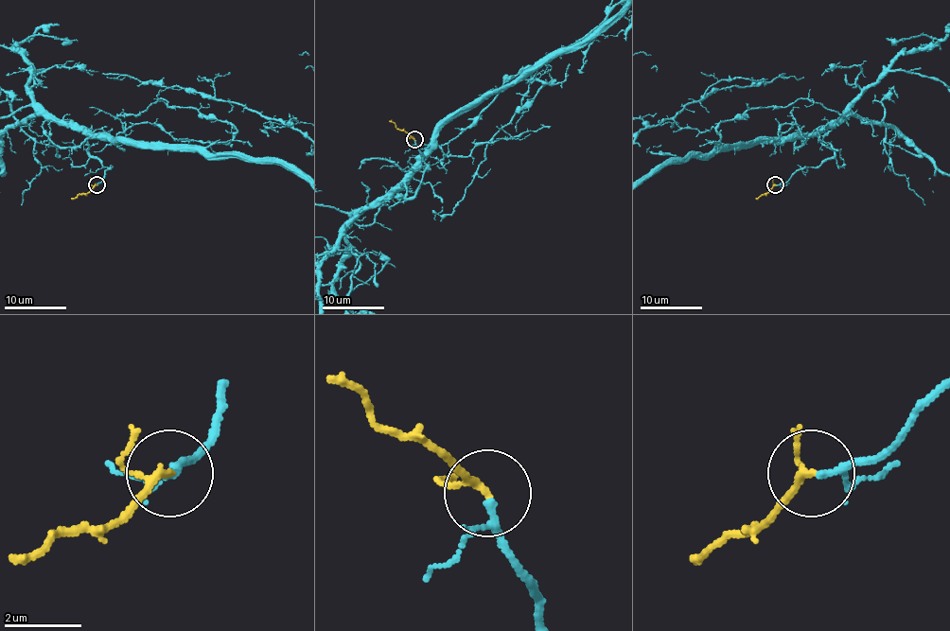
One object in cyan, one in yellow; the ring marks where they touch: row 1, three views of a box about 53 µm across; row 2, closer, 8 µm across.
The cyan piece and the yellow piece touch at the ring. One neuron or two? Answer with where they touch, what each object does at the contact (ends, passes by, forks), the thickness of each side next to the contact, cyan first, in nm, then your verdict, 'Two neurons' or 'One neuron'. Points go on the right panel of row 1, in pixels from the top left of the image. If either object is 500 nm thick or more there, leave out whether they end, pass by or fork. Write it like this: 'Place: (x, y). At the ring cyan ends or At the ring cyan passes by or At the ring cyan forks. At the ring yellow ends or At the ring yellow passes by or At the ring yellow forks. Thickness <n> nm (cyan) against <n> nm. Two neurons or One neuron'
Place: (775, 184). At the ring cyan passes by. At the ring yellow passes by. Thickness 140 nm (cyan) against 150 nm. One neuron

